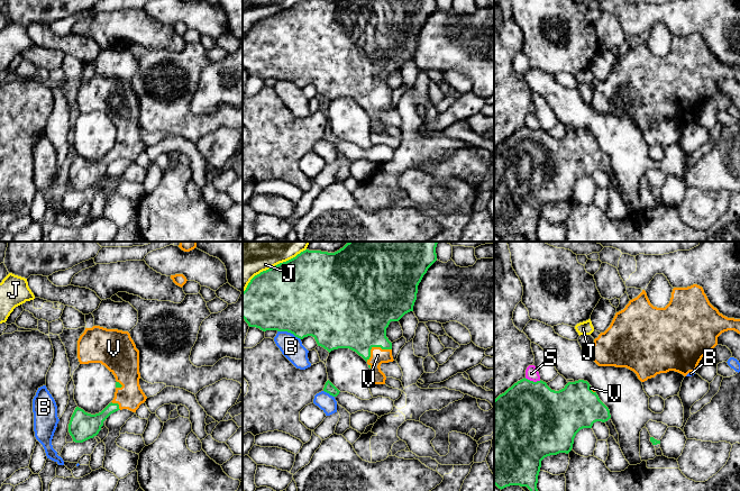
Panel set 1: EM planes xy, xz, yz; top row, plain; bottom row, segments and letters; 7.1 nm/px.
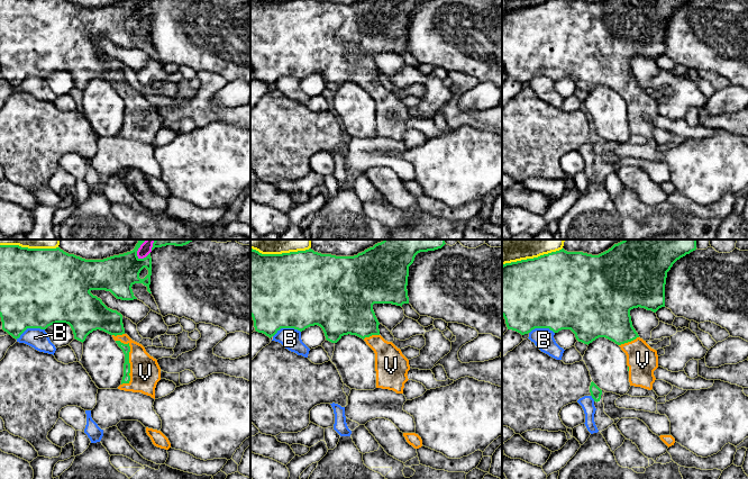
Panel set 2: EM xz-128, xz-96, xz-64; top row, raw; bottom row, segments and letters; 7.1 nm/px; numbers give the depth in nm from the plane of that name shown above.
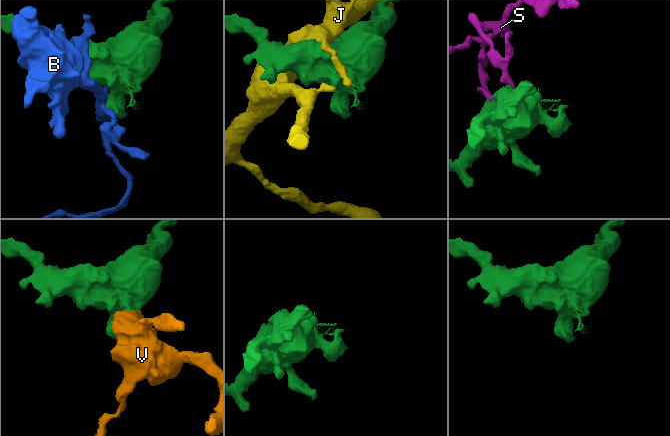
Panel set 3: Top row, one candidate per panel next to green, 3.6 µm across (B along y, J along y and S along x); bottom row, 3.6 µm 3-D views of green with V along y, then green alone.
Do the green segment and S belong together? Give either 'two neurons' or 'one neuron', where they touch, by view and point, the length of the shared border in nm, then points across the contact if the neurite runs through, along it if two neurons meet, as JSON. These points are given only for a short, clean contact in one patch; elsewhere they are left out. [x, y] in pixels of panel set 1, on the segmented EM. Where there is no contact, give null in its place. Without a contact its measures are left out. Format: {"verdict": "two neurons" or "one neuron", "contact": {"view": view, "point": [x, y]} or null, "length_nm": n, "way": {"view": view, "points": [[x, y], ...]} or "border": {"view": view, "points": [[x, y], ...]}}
{"verdict": "two neurons", "contact": {"view": "yz", "point": [532, 381]}, "length_nm": 120}

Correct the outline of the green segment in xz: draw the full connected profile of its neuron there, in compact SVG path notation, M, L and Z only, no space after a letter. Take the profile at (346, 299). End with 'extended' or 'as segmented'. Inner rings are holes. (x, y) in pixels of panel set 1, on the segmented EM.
M348 242L335 253L305 249L295 257L261 272L250 280L246 290L243 292L243 318L249 327L259 328L263 331L287 331L300 339L312 336L318 346L323 347L329 353L338 348L349 348L367 362L372 371L372 384L385 384L386 376L380 366L382 363L394 361L392 356L392 343L386 337L386 328L391 321L399 321L405 313L413 311L418 285L428 269L437 261L437 244L438 242Z; extended

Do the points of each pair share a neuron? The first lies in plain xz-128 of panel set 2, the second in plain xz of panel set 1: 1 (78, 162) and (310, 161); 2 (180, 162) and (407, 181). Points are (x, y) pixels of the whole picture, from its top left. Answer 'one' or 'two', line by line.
1: one
2: two

